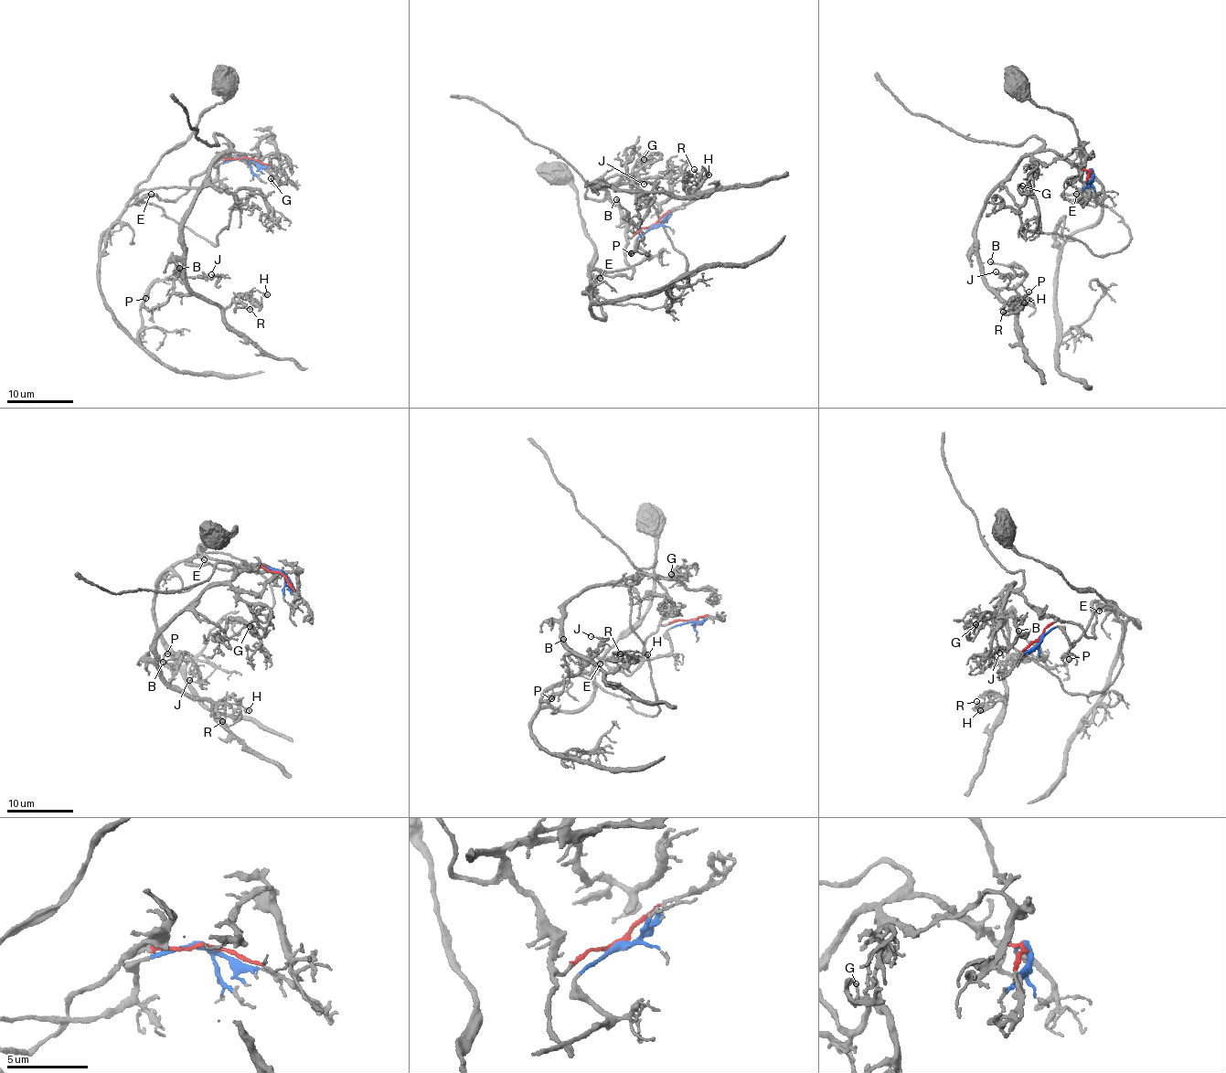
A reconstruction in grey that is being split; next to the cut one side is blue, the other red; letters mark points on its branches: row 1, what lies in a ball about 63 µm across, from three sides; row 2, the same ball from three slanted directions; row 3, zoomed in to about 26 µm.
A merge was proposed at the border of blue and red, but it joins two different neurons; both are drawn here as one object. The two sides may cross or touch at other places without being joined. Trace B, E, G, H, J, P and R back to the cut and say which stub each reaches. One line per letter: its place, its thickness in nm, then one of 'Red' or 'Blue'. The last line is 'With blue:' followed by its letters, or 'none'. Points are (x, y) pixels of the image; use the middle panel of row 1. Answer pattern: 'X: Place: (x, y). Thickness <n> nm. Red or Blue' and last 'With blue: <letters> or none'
B: Place: (616, 199). Thickness 130 nm. Red
E: Place: (600, 278). Thickness 170 nm. Red
G: Place: (644, 159). Thickness 160 nm. Red
H: Place: (708, 175). Thickness 200 nm. Red
J: Place: (644, 184). Thickness 100 nm. Red
P: Place: (631, 253). Thickness 190 nm. Red
R: Place: (694, 169). Thickness 170 nm. Red
With blue: none

